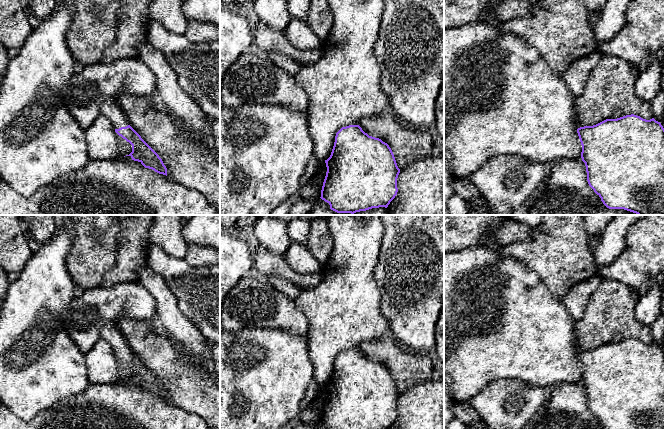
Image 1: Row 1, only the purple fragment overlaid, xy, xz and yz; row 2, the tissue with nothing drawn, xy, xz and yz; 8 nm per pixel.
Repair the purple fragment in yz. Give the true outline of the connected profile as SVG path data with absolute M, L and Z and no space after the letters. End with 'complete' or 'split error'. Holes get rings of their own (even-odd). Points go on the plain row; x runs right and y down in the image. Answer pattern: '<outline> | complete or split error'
M631 338L580 351L577 357L588 408L604 429L664 429L664 352L660 346Z | complete

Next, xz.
M359 349L342 351L336 357L331 379L325 387L327 396L320 422L329 429L389 429L397 419L400 393L391 372L381 363L369 360Z | complete

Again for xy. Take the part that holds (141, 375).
M115 320L105 321L100 336L111 345L115 356L132 369L132 376L126 380L140 386L145 392L167 400L167 392L162 383L130 350L127 340L120 332Z | split error

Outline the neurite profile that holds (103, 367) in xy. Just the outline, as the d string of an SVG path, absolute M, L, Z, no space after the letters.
M102 338L85 354L85 360L92 384L120 383L132 376L132 369L115 356L111 345Z

